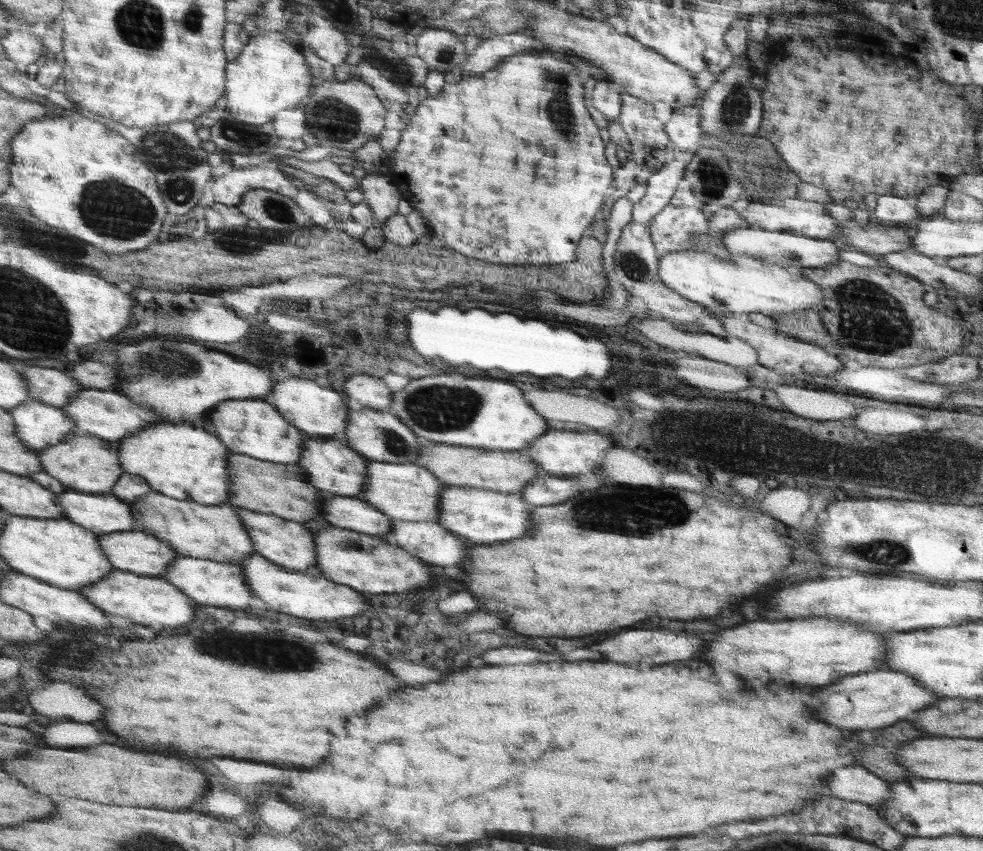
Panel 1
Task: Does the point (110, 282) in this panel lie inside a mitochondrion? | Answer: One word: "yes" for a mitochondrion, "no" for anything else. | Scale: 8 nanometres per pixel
no

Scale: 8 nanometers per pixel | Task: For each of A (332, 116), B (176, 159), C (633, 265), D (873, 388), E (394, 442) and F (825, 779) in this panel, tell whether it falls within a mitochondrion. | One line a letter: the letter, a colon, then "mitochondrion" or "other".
A: mitochondrion
B: mitochondrion
C: mitochondrion
D: other
E: mitochondrion
F: other

